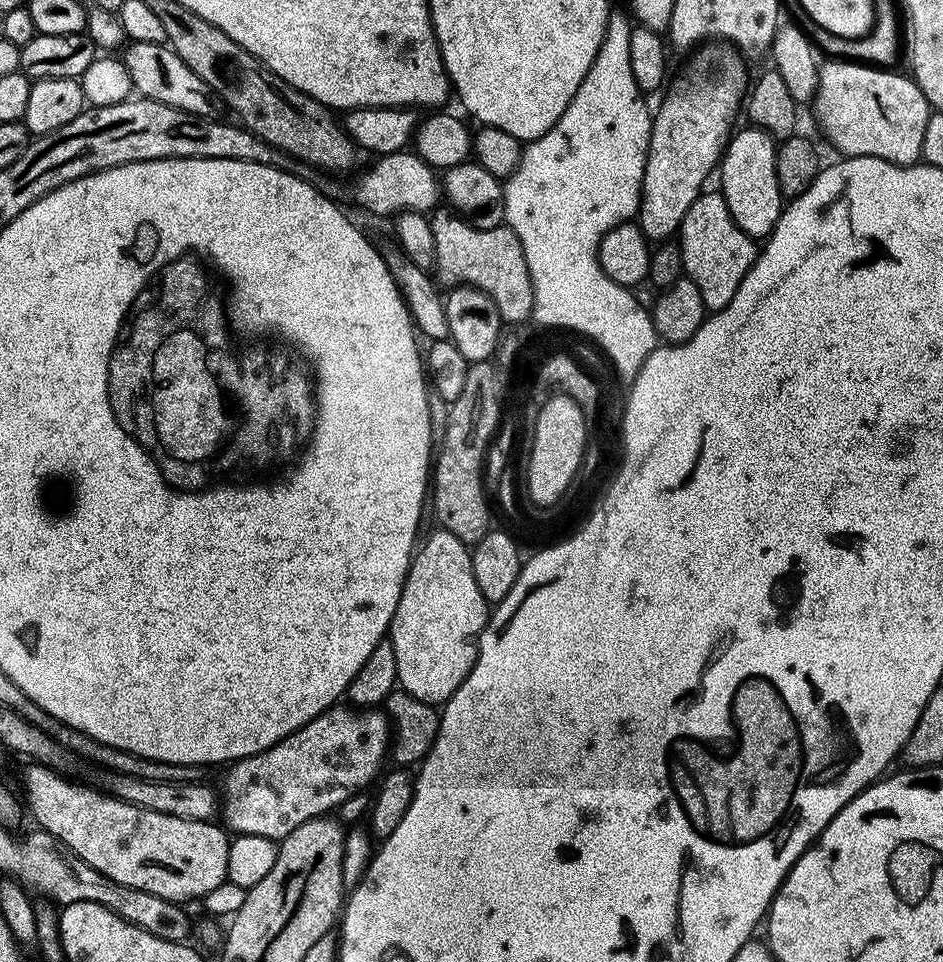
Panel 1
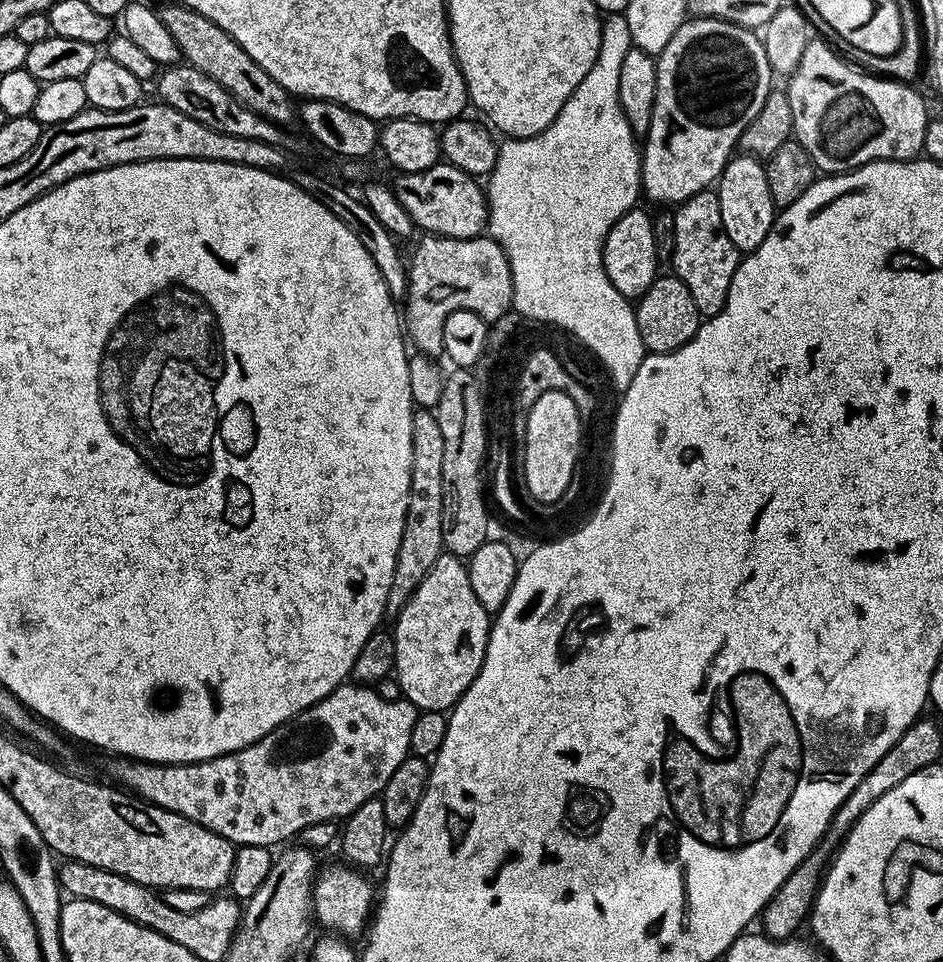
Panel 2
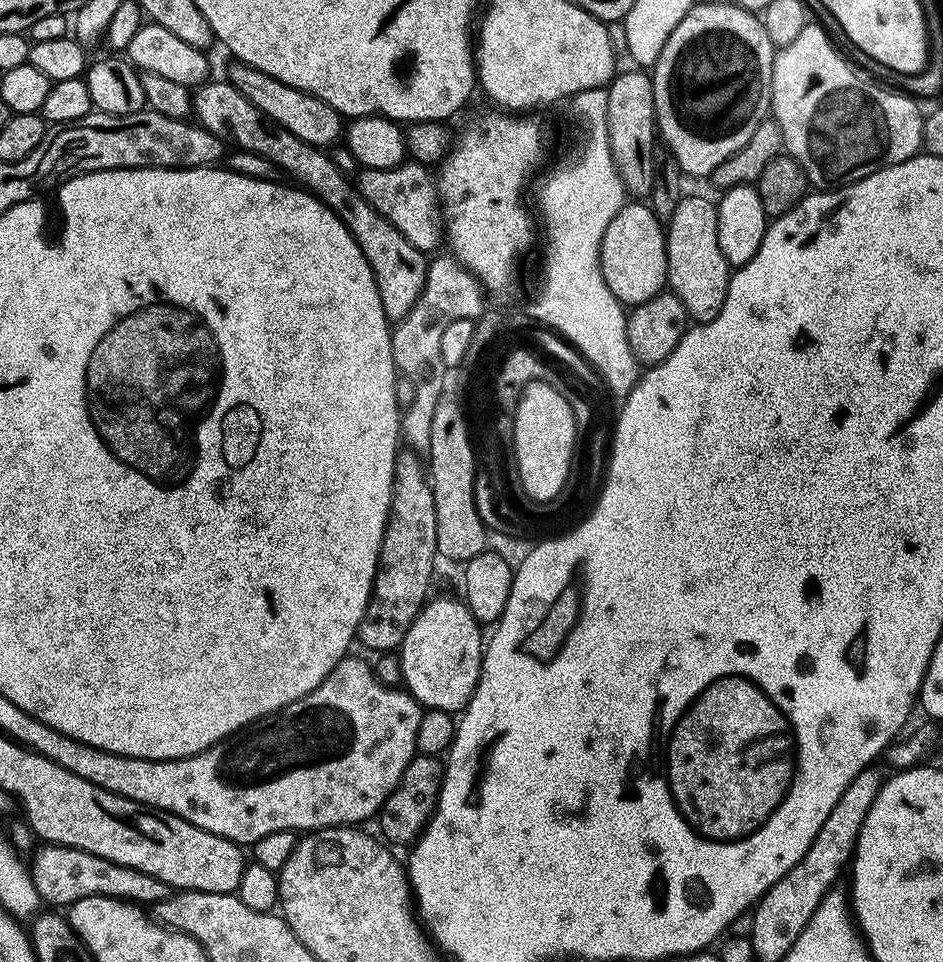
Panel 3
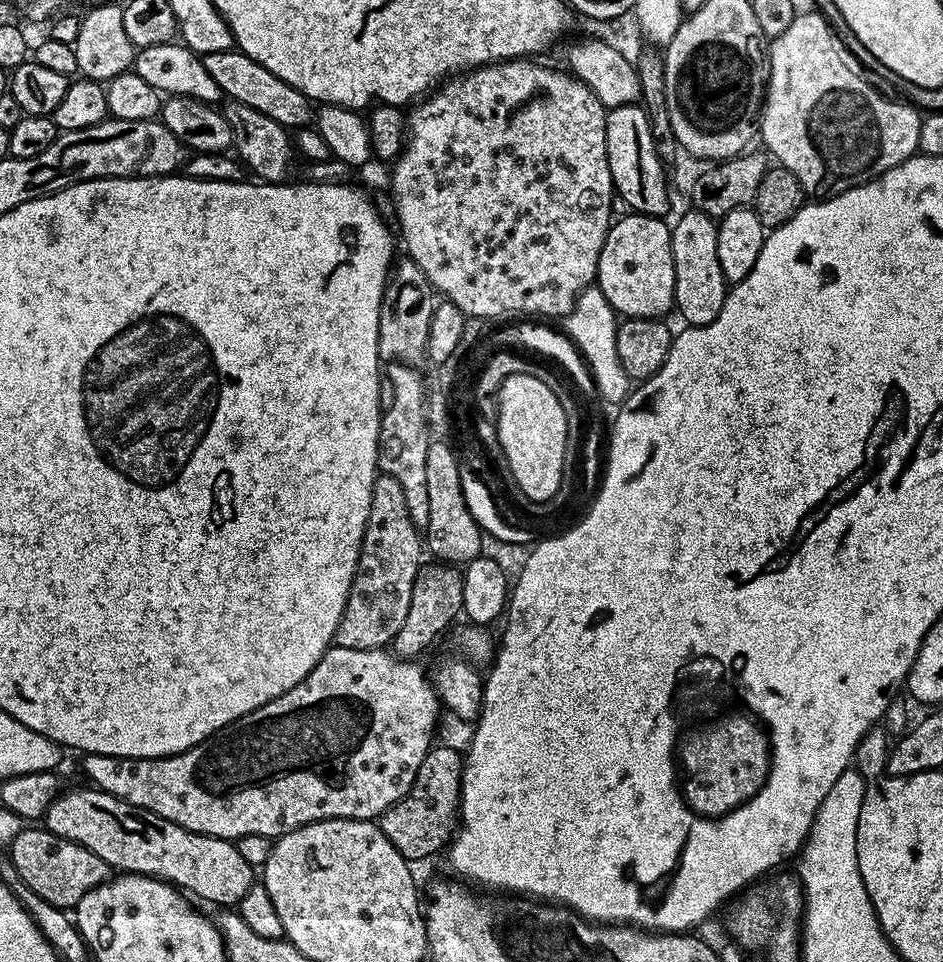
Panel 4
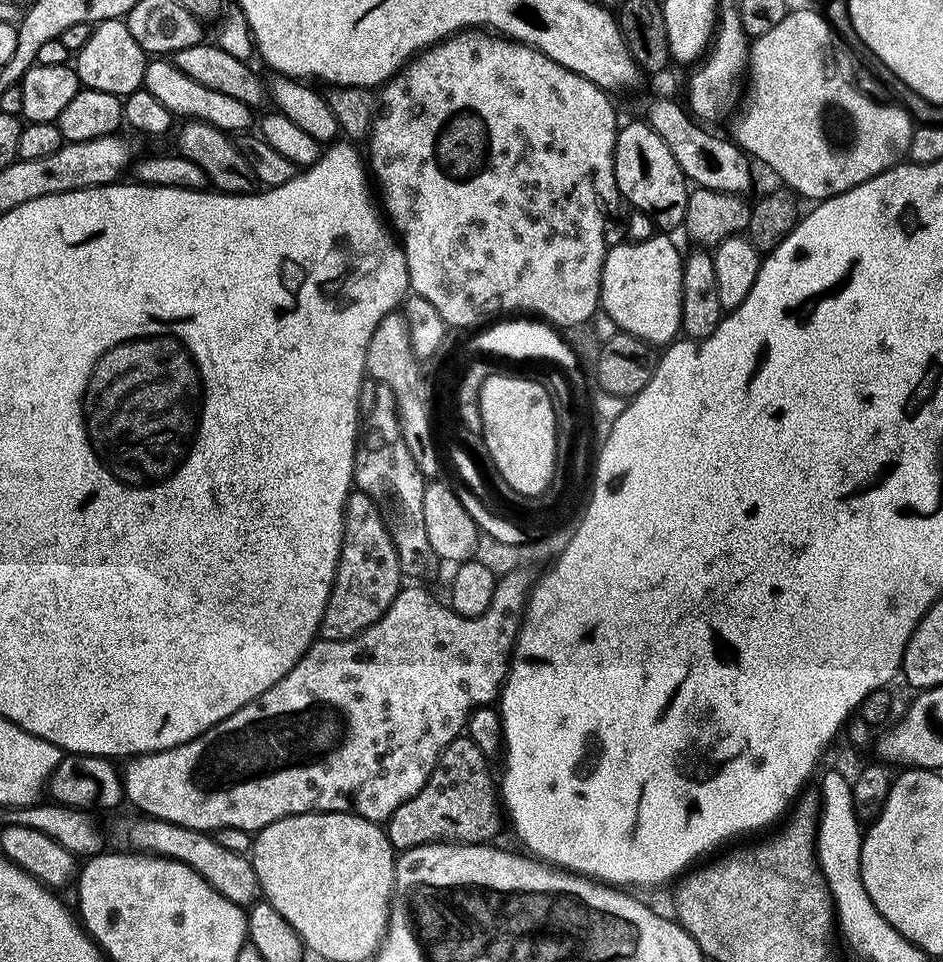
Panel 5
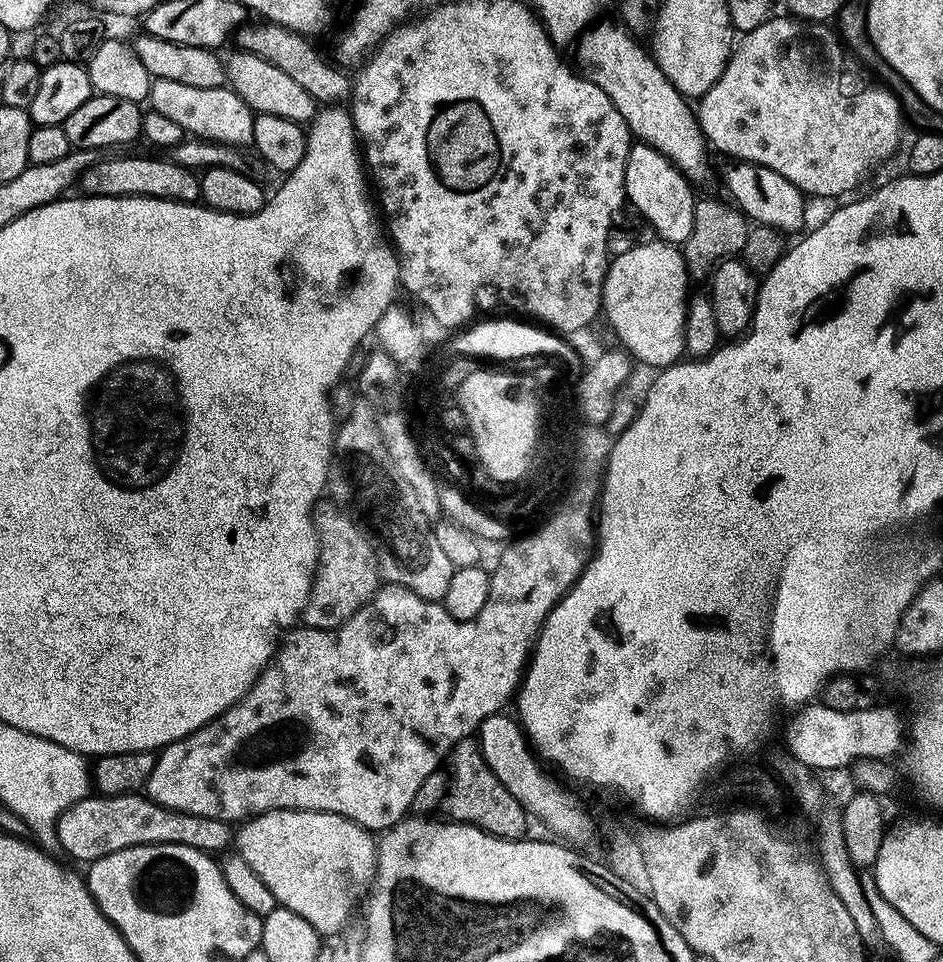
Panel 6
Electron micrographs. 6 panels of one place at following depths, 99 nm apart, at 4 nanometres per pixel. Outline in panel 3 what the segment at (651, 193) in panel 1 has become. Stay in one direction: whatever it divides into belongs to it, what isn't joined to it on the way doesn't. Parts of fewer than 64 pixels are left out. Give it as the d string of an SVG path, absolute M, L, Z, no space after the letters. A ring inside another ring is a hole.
M724 2L724 4L693 3L686 18L682 18L682 22L678 22L678 26L674 26L674 34L670 34L666 46L662 46L662 54L658 58L658 62L650 69L650 75L654 86L656 131L663 147L677 159L678 166L685 177L711 177L712 171L722 162L726 162L726 158L730 158L735 152L742 150L742 146L746 146L746 142L750 142L750 134L754 134L754 130L758 130L760 123L769 119L772 111L772 63L776 53L777 49L770 42L770 34L766 34L763 19L757 13L747 12L746 9L734 6L730 2Z

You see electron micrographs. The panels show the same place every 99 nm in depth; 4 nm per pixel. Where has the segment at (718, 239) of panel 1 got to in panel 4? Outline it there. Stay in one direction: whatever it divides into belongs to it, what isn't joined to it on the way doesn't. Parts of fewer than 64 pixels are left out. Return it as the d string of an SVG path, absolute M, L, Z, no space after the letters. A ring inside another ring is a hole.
M688 210L677 224L671 225L672 253L674 254L674 294L675 311L685 325L704 328L722 310L724 300L730 291L730 285L722 274L722 266L718 263L718 224L713 217L704 212Z

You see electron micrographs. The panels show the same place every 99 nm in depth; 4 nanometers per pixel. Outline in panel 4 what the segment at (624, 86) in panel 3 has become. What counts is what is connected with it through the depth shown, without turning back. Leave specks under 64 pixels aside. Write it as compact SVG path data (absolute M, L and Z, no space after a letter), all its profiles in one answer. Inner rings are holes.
M639 103L627 104L608 112L606 126L606 154L610 162L612 186L617 197L629 204L633 213L641 216L667 217L668 180L664 177L666 165L655 152L654 138L648 115Z

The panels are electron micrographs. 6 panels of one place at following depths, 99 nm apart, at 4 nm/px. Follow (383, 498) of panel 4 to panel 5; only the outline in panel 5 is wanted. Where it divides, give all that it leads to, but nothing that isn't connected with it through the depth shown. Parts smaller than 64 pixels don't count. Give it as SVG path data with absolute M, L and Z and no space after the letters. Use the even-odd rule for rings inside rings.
M364 490L349 493L344 508L344 540L326 610L317 635L328 641L350 640L374 624L400 592L404 570L383 513Z

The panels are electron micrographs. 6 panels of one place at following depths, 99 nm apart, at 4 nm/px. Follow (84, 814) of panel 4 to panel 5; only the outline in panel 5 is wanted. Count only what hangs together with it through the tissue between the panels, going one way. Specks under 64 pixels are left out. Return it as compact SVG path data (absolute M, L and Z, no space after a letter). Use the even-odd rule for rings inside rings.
M155 818L139 819L130 821L124 828L124 840L128 843L125 845L129 849L154 856L165 856L171 860L181 860L183 864L202 874L202 878L206 878L206 882L210 882L210 886L214 886L218 894L230 898L230 902L241 906L257 903L261 895L260 883L254 874L252 861L247 855L226 850L226 846L222 846L219 839L196 832L192 828L183 828Z

